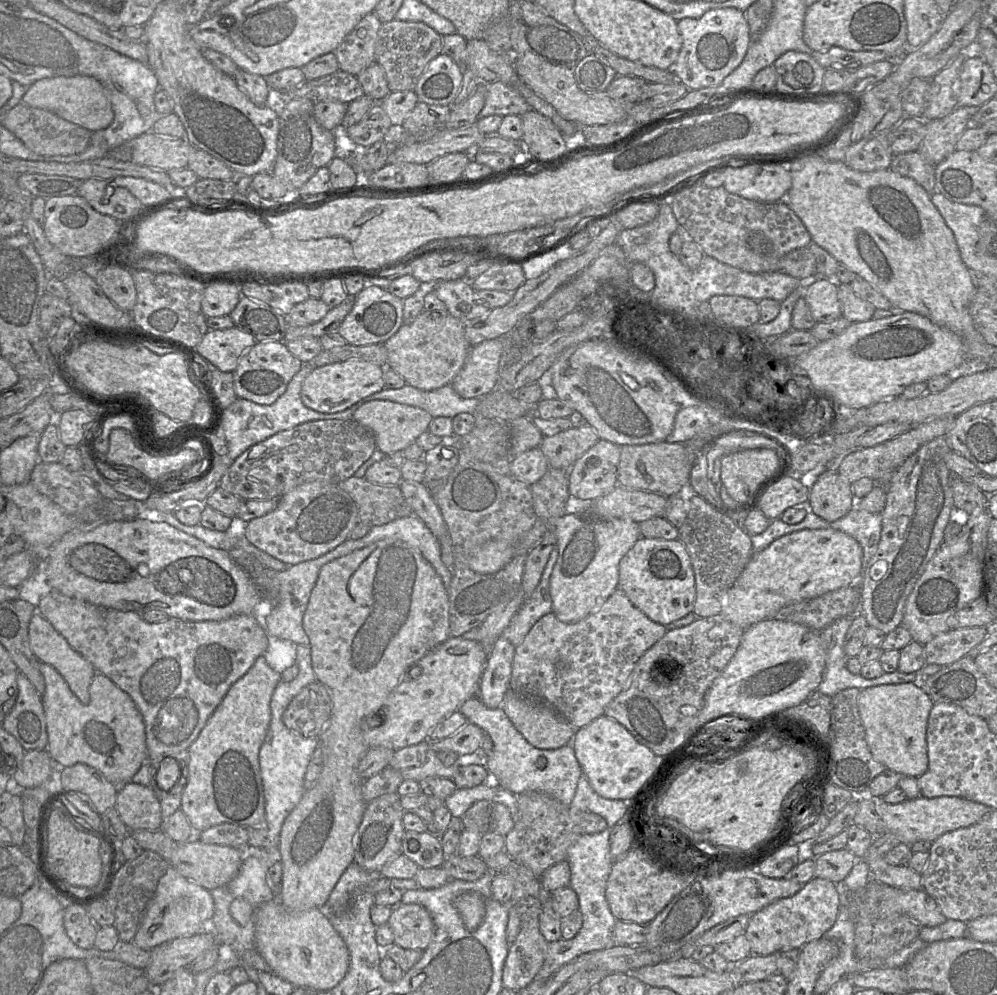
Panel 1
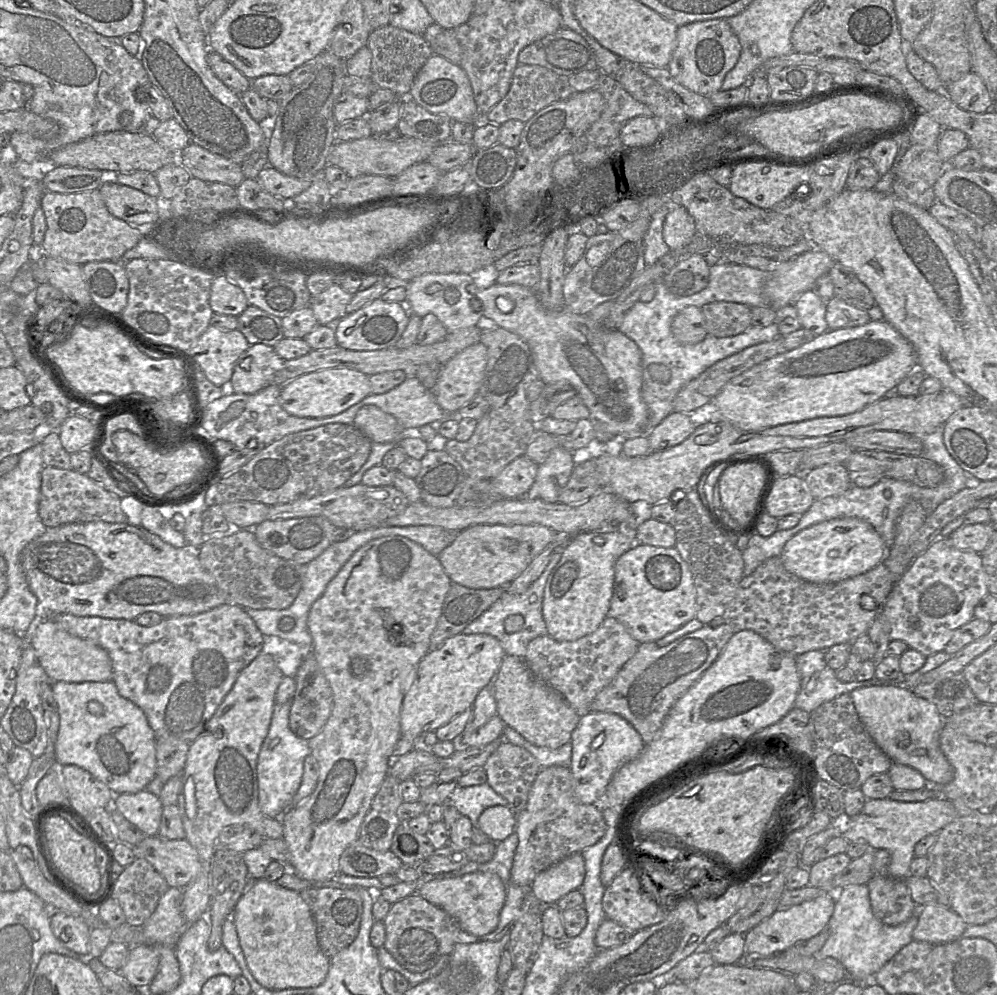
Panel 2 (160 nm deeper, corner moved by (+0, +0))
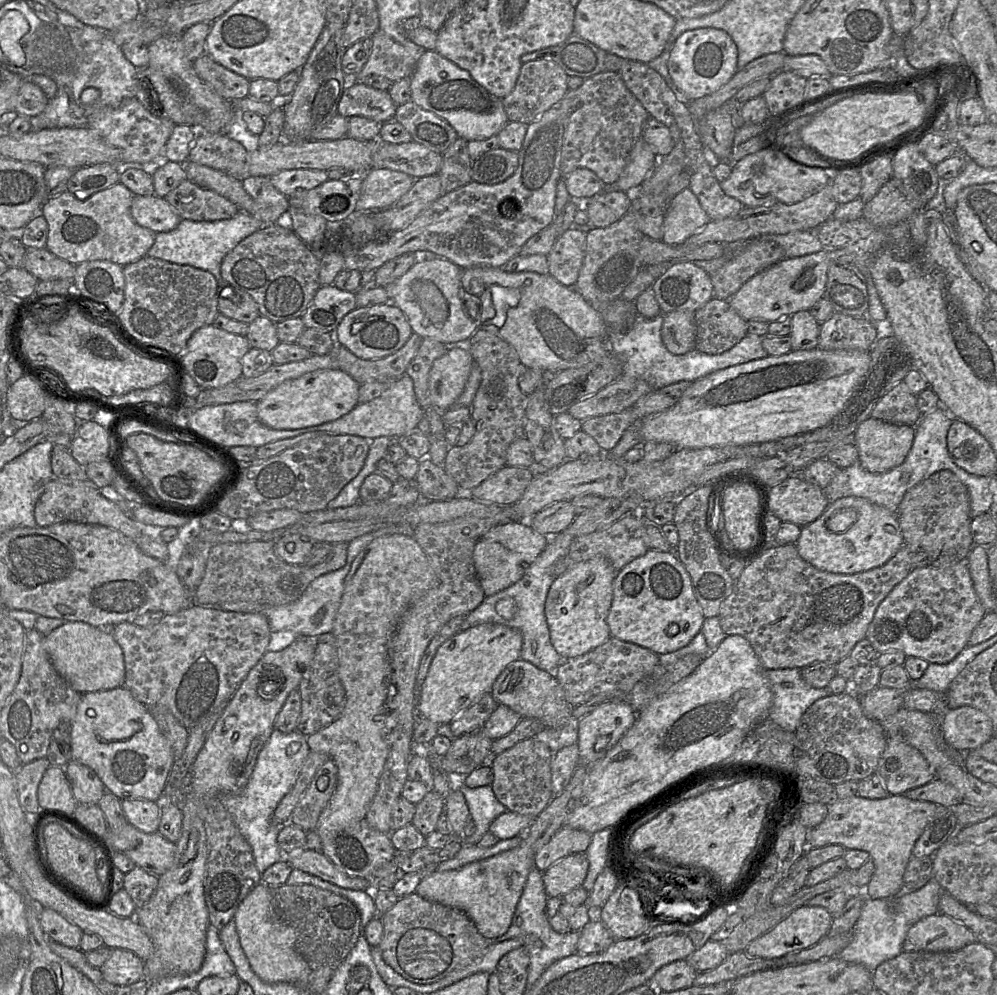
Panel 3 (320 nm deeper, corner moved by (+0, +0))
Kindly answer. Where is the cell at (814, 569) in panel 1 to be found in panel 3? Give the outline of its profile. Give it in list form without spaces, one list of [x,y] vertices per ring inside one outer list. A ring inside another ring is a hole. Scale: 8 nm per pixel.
[[[855,496],[830,503],[815,521],[801,527],[795,543],[803,560],[821,571],[836,574],[855,574],[882,566],[903,545],[896,513]]]

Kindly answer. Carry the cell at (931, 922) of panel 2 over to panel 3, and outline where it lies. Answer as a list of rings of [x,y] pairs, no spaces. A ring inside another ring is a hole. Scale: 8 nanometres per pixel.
[[[938,912],[922,918],[908,930],[903,951],[956,951],[974,942],[977,938],[970,929]]]

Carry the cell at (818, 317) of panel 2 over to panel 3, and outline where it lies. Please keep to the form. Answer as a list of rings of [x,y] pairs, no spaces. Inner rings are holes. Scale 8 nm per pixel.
[[[802,310],[791,315],[792,350],[810,350],[818,345],[820,323],[809,310]]]

